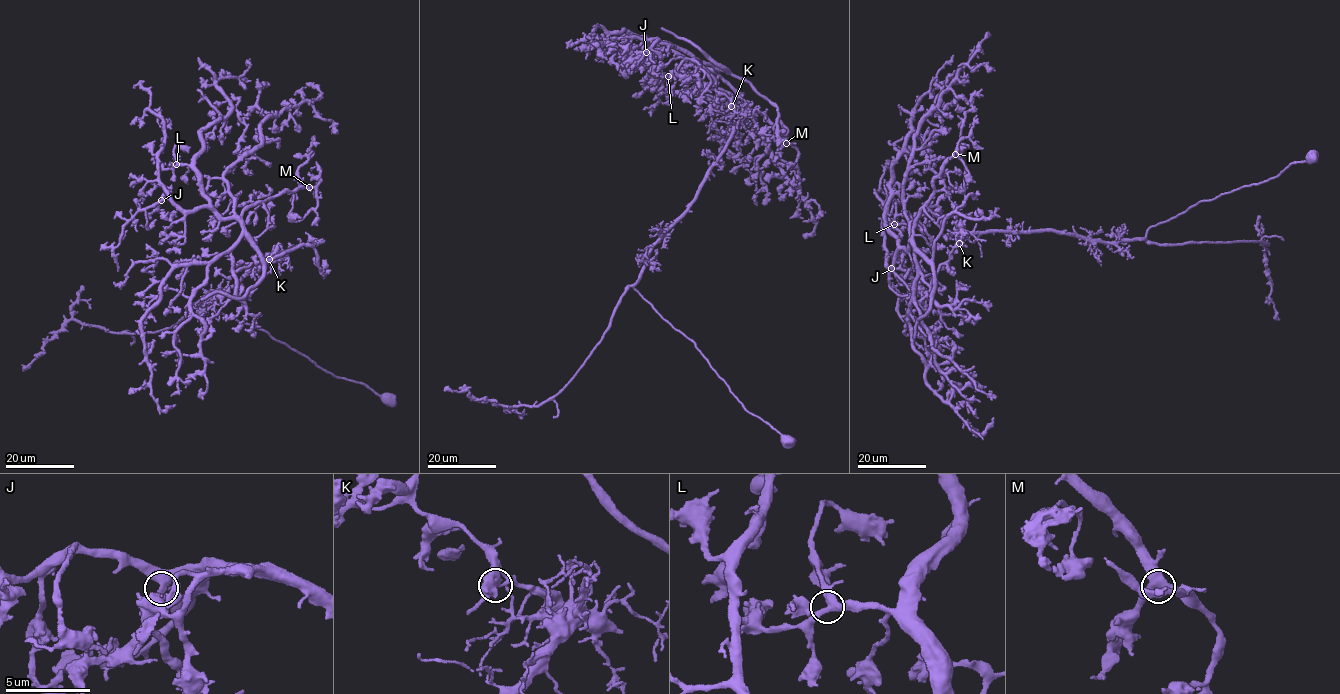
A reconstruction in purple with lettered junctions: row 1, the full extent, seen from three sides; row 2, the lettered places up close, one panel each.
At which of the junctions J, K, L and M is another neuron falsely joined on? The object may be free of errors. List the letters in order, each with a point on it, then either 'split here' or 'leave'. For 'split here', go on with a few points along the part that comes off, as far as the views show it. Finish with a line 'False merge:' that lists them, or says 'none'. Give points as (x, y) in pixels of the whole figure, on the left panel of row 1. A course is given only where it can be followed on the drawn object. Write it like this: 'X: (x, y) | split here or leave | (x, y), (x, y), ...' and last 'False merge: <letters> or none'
J: (161, 200) | leave
K: (269, 259) | split here | (268, 259), (278, 254), (282, 259), (189, 309), (171, 328), (112, 332), (72, 320), (23, 371)
L: (176, 164) | leave
M: (309, 187) | leave
False merge: K

